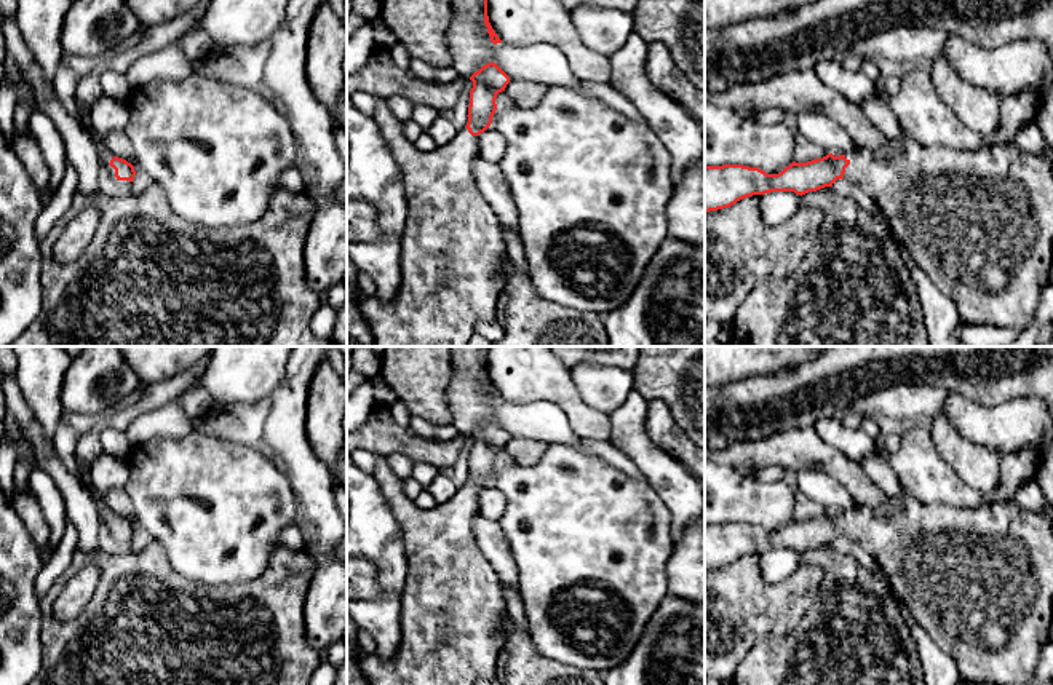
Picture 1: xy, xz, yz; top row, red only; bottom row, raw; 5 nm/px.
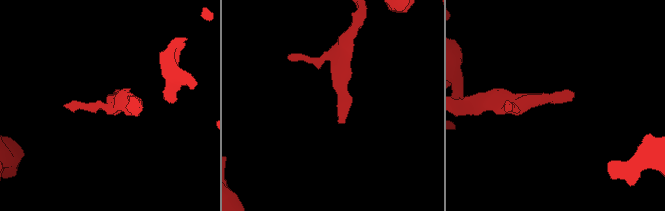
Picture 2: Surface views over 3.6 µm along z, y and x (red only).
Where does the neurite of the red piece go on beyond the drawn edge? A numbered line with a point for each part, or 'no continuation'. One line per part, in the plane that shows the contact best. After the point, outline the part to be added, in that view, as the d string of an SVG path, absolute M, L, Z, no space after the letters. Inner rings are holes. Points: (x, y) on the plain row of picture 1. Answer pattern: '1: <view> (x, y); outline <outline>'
1: xy (106, 514); outline M105 506L104 511L99 513L101 522L105 525L109 535L110 535L117 543L125 544L125 546L129 546L129 543L131 543L129 538L118 538L118 537L115 535L115 527L109 522L113 514L115 514L115 513L112 513L112 511Z

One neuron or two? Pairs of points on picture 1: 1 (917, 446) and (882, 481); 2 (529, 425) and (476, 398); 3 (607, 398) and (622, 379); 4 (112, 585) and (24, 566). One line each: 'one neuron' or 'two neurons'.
1: two neurons
2: one neuron
3: one neuron
4: two neurons

